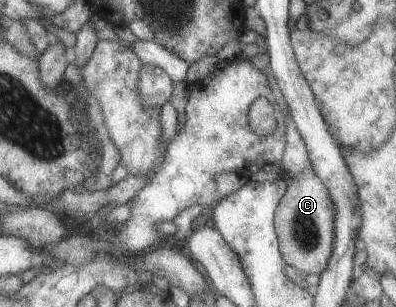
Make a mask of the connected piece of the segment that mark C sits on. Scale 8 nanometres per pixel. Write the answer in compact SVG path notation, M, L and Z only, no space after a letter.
M309 169L294 178L286 177L287 187L274 212L273 226L278 249L286 266L293 267L312 281L324 269L333 244L333 205L318 176Z

